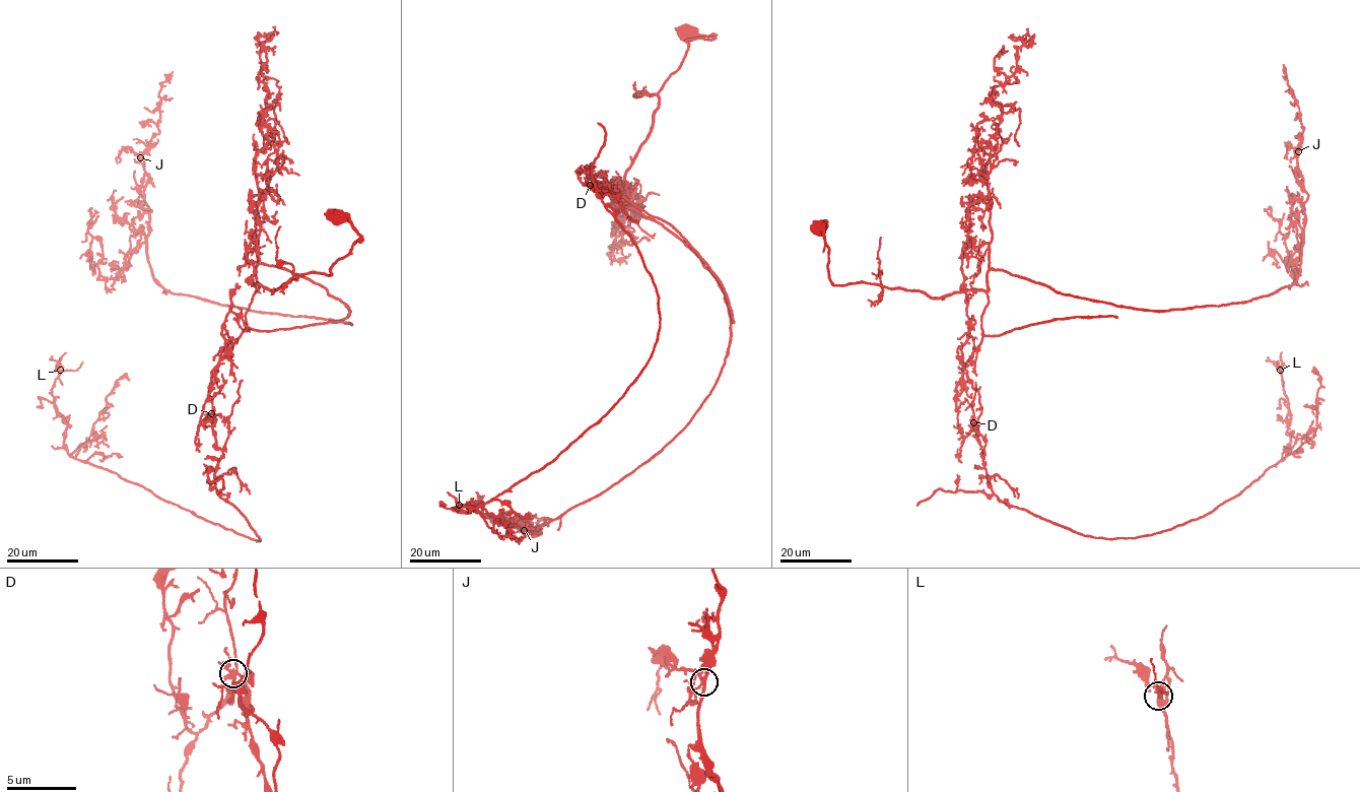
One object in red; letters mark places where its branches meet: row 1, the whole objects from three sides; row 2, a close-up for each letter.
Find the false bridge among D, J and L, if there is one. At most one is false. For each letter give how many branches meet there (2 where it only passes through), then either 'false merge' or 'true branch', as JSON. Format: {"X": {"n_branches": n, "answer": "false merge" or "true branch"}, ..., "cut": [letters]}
{"D": {"n_branches": 6, "answer": "false merge"}, "J": {"n_branches": 5, "answer": "true branch"}, "L": {"n_branches": 6, "answer": "true branch"}, "cut": ["D"]}

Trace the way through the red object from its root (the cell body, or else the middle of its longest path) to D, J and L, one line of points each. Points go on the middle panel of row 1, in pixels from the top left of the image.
D: (689, 35), (712, 39), (689, 39), (658, 93), (650, 134), (625, 176), (628, 201), (581, 170), (590, 185)
J: (689, 35), (712, 39), (689, 39), (658, 93), (623, 203), (718, 281), (728, 355), (660, 451), (524, 530)
L: (689, 35), (712, 39), (658, 93), (628, 201), (578, 177), (655, 283), (652, 356), (552, 461), (459, 505)

